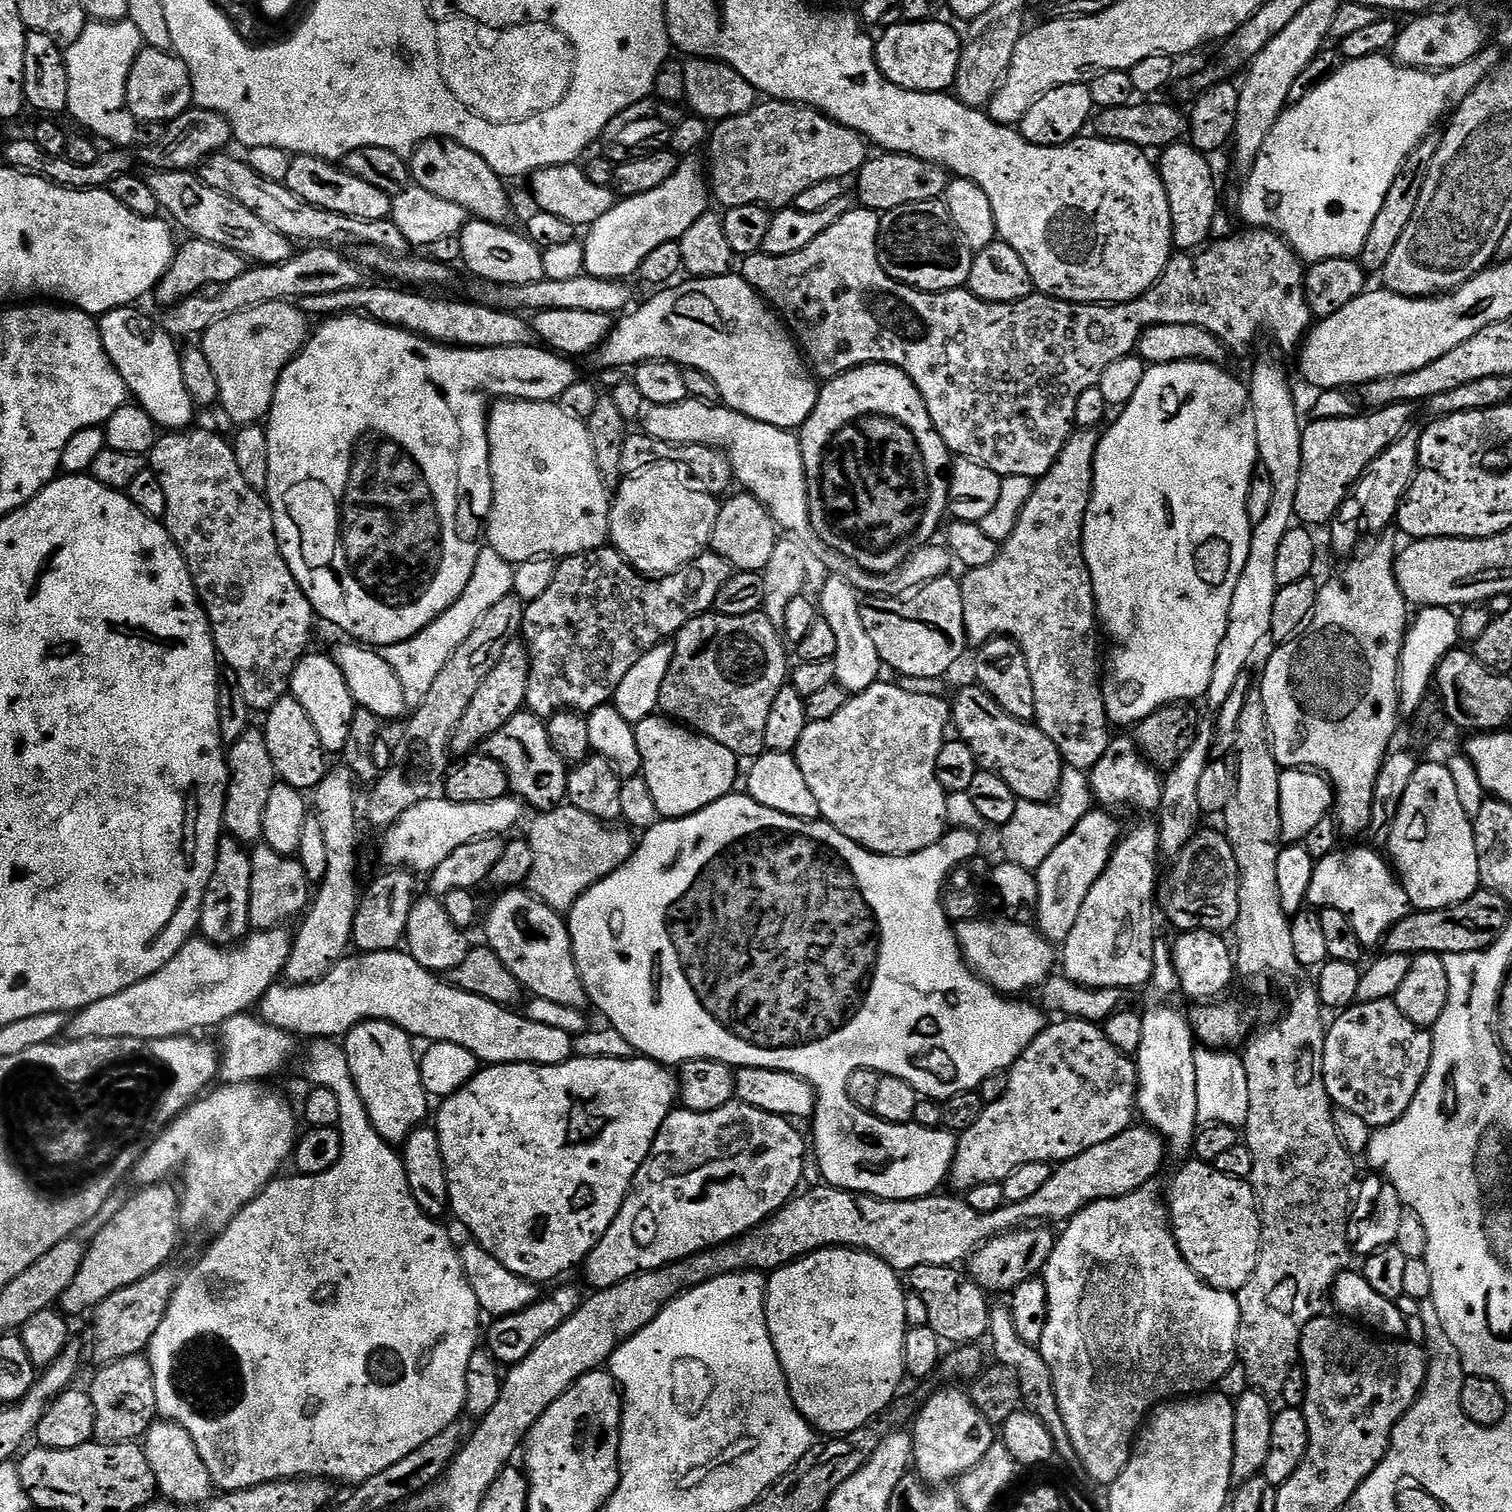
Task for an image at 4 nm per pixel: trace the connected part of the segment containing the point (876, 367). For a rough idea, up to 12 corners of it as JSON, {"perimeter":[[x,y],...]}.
{"perimeter":[[863,364],[798,429],[815,539],[894,572],[941,531],[950,453]]}

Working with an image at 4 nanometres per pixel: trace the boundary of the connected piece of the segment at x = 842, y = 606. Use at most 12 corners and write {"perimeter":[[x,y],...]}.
{"perimeter":[[835,574],[818,612],[838,650],[836,683],[849,694],[880,679],[881,662],[860,617],[861,597]]}

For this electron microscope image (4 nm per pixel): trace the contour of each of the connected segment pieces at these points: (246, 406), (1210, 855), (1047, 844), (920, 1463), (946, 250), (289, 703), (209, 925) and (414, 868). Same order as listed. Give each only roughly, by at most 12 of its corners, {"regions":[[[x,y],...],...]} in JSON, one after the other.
{"regions":[[[287,300],[202,334],[219,407],[260,424],[310,335]],[[1223,831],[1175,857],[1162,912],[1180,932],[1238,922],[1238,862]],[[1065,765],[1046,803],[1017,803],[1003,857],[1035,871],[1092,810],[1087,773]],[[963,1387],[934,1393],[910,1428],[914,1472],[959,1481],[998,1440]],[[940,200],[883,213],[878,262],[899,284],[948,292],[974,255]],[[290,694],[263,720],[277,777],[314,790],[326,774],[326,753]],[[220,841],[199,935],[235,946],[249,935],[252,857]],[[433,798],[383,833],[396,870],[430,874],[458,846],[500,838],[526,808]]]}

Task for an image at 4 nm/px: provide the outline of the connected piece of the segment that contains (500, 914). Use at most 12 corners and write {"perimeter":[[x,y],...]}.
{"perimeter":[[523,887],[489,906],[487,947],[525,993],[587,1009],[567,919]]}

